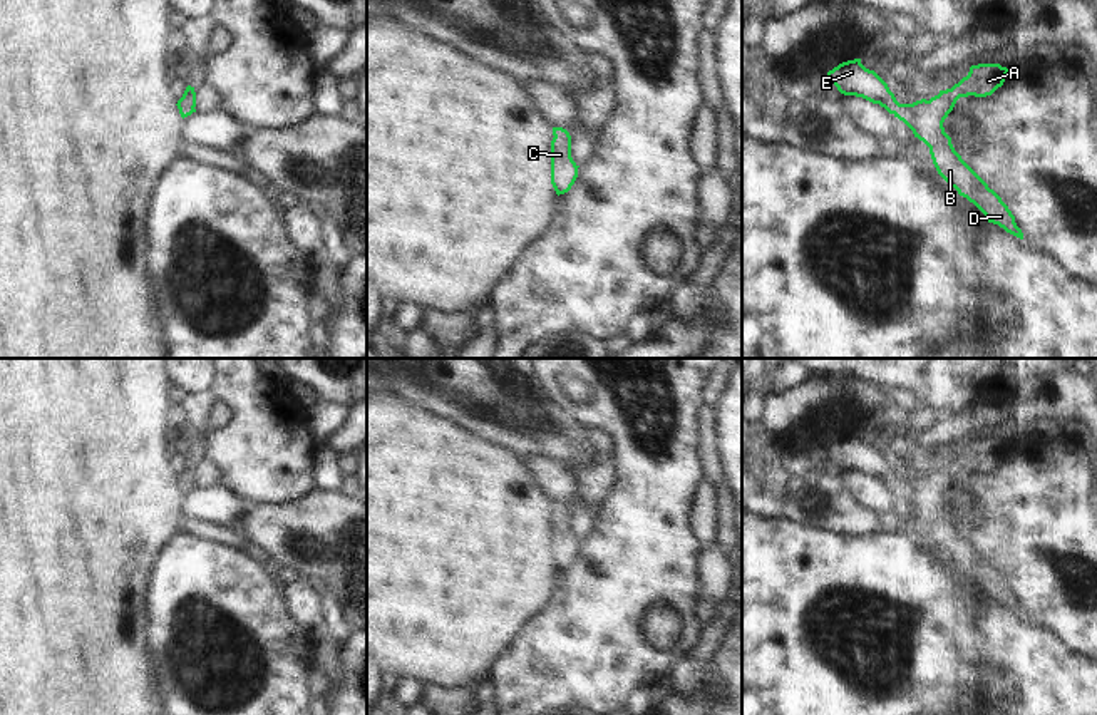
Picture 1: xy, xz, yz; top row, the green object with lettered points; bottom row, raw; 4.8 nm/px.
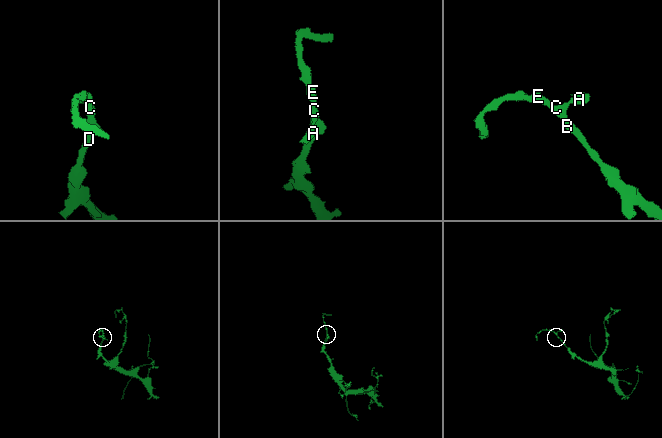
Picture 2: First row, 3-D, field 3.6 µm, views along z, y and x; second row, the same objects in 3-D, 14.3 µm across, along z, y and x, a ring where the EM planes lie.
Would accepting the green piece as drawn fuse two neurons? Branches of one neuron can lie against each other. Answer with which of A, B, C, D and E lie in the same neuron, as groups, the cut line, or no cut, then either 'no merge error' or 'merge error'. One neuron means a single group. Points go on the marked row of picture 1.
A B C D E; no cut; no merge error

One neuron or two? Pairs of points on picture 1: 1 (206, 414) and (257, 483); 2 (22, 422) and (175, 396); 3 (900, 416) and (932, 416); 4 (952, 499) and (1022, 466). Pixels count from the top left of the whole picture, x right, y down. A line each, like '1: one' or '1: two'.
1: one
2: two
3: one
4: two

